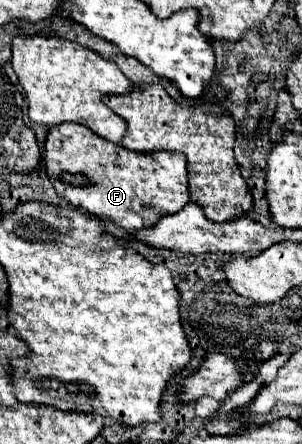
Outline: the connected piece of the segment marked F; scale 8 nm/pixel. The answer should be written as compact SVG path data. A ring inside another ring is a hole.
M64 123L50 129L46 137L46 175L50 183L54 185L56 193L64 197L70 205L82 207L88 215L94 217L106 217L114 221L118 227L126 229L128 233L136 233L140 229L148 229L160 221L164 215L172 215L174 211L180 211L190 201L190 189L188 189L188 175L186 175L186 157L176 151L152 151L152 153L138 153L130 151L118 143L112 143L108 139L98 137L88 127L78 123ZM62 175L84 175L88 179L88 185L72 185L62 181Z

